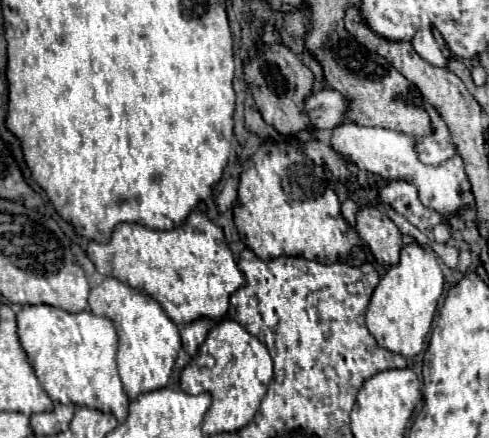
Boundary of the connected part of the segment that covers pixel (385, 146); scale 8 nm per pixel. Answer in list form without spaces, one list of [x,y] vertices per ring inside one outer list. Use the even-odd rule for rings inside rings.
[[[351,121],[341,123],[333,129],[331,145],[337,153],[349,157],[357,167],[367,169],[373,175],[383,177],[385,181],[409,181],[419,191],[419,201],[441,215],[451,215],[455,211],[463,211],[467,207],[473,207],[473,193],[469,187],[469,179],[463,167],[463,159],[459,153],[453,155],[453,159],[447,159],[441,165],[425,165],[419,161],[417,155],[417,139],[409,137],[405,133],[383,129],[383,127],[359,127]]]

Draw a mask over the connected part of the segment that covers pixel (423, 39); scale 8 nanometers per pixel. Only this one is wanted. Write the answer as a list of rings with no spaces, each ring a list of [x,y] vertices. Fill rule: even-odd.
[[[429,29],[417,31],[417,35],[413,37],[411,43],[425,61],[429,61],[431,65],[437,65],[437,67],[445,67],[445,57],[441,53],[441,47],[439,47],[439,43],[435,41],[435,35]]]

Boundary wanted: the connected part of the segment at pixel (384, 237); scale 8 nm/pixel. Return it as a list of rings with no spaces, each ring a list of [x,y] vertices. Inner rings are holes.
[[[365,205],[357,213],[357,233],[371,249],[373,257],[381,265],[395,265],[401,251],[401,233],[397,225],[373,205]]]

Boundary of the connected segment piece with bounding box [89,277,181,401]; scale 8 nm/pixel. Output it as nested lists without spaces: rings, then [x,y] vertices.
[[[105,277],[101,285],[91,289],[89,307],[95,315],[107,317],[115,325],[115,331],[119,335],[117,365],[129,399],[133,401],[145,391],[167,387],[177,351],[181,347],[181,337],[179,327],[165,315],[161,305],[155,299],[143,295],[141,291],[121,283],[119,279]]]

